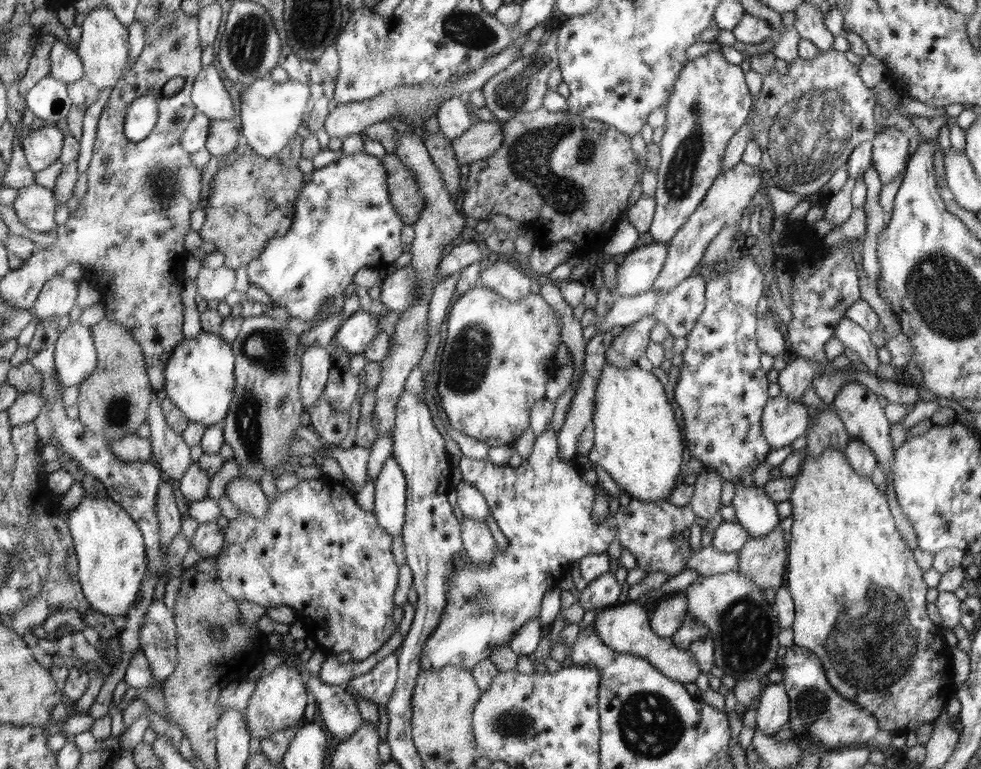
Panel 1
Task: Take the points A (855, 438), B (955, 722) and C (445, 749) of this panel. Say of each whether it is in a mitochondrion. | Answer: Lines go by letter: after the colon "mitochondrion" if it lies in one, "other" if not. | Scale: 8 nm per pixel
A: other
B: other
C: other

